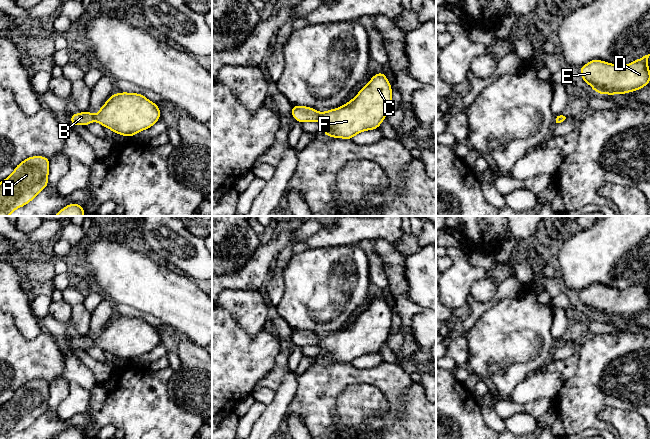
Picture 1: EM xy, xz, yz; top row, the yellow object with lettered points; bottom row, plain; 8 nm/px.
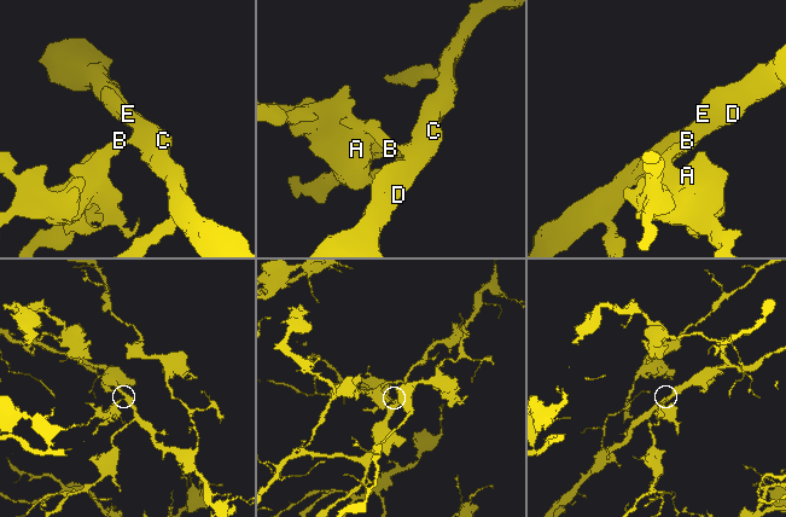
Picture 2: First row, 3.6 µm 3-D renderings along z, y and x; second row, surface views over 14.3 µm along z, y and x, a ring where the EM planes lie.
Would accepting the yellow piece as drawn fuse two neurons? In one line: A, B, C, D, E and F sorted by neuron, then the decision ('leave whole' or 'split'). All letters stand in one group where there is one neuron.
A B C D E F; leave whole

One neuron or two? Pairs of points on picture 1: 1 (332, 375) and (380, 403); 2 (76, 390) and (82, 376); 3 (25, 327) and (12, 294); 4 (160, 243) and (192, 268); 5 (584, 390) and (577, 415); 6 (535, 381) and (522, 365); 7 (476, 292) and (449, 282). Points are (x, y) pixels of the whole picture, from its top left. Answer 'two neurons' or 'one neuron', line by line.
1: two neurons
2: two neurons
3: one neuron
4: one neuron
5: one neuron
6: two neurons
7: two neurons

